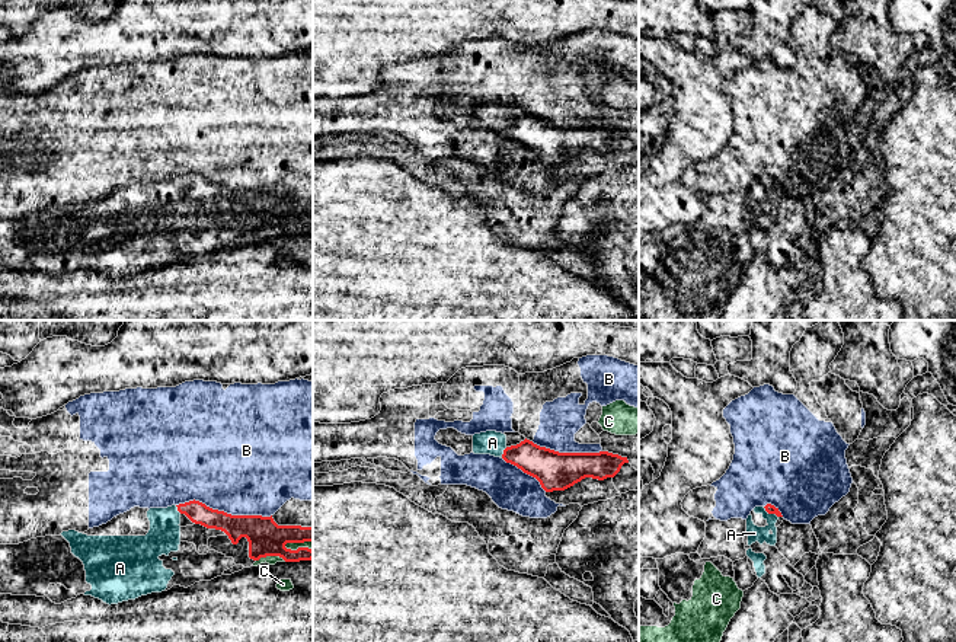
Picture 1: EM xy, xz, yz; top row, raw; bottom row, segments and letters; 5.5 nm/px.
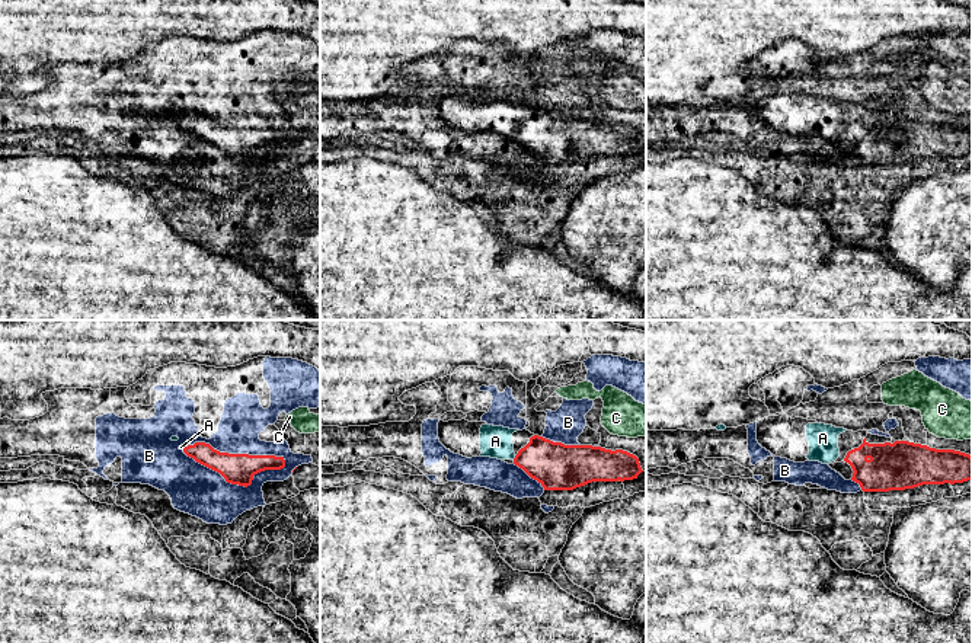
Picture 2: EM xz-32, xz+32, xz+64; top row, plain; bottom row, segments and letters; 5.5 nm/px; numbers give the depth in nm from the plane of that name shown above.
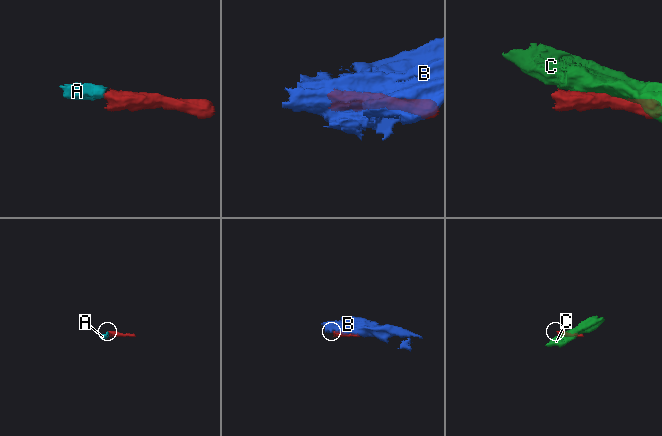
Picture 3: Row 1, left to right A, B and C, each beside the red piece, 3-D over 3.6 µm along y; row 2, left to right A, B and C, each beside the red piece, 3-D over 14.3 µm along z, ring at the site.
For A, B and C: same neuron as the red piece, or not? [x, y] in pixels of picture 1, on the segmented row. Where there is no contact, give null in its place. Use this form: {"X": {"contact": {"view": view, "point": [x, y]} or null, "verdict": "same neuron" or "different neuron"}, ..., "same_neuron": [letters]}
{"A": {"contact": {"view": "yz", "point": [770, 513]}, "verdict": "same neuron"}, "B": {"contact": {"view": "xy", "point": [223, 511]}, "verdict": "different neuron"}, "C": {"contact": {"view": "xy", "point": [271, 555]}, "verdict": "different neuron"}, "same_neuron": ["A"]}

